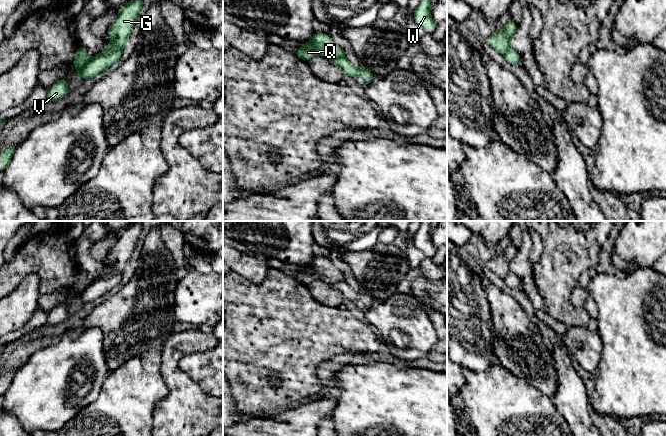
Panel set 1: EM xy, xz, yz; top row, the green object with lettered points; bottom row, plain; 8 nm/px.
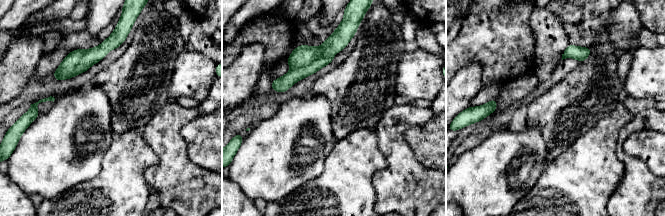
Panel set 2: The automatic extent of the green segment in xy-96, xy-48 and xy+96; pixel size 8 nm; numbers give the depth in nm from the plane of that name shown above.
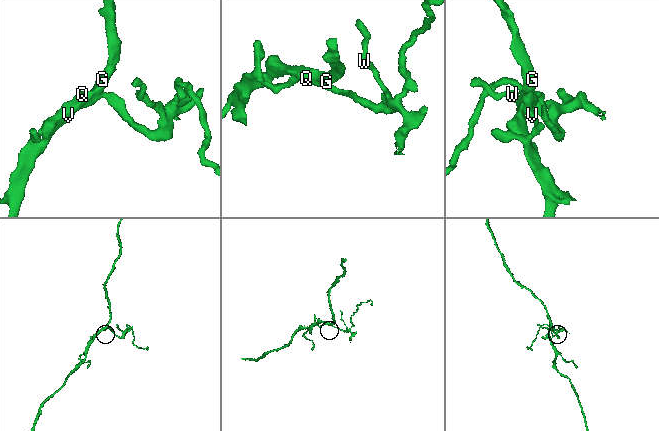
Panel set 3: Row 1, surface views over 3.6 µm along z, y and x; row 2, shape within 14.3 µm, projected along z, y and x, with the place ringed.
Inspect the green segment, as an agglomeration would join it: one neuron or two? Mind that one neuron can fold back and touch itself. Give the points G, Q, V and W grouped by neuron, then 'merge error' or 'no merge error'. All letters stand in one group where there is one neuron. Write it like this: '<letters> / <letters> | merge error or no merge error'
G Q / V W | merge error

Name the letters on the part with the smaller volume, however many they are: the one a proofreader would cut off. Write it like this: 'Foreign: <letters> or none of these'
Foreign: V, W

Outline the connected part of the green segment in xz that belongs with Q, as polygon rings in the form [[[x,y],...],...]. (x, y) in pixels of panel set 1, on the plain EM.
[[[315,257],[313,262],[295,276],[303,285],[308,285],[316,279],[325,279],[329,284],[345,281],[344,274],[332,267],[331,260],[324,257]]]

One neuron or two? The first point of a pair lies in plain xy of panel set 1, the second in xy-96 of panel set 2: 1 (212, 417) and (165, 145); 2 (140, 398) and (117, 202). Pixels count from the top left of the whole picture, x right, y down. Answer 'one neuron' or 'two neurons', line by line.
1: one neuron
2: one neuron

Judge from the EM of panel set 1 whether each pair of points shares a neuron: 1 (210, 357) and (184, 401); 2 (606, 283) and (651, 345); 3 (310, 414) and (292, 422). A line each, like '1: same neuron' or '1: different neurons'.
1: different neurons
2: same neuron
3: same neuron

